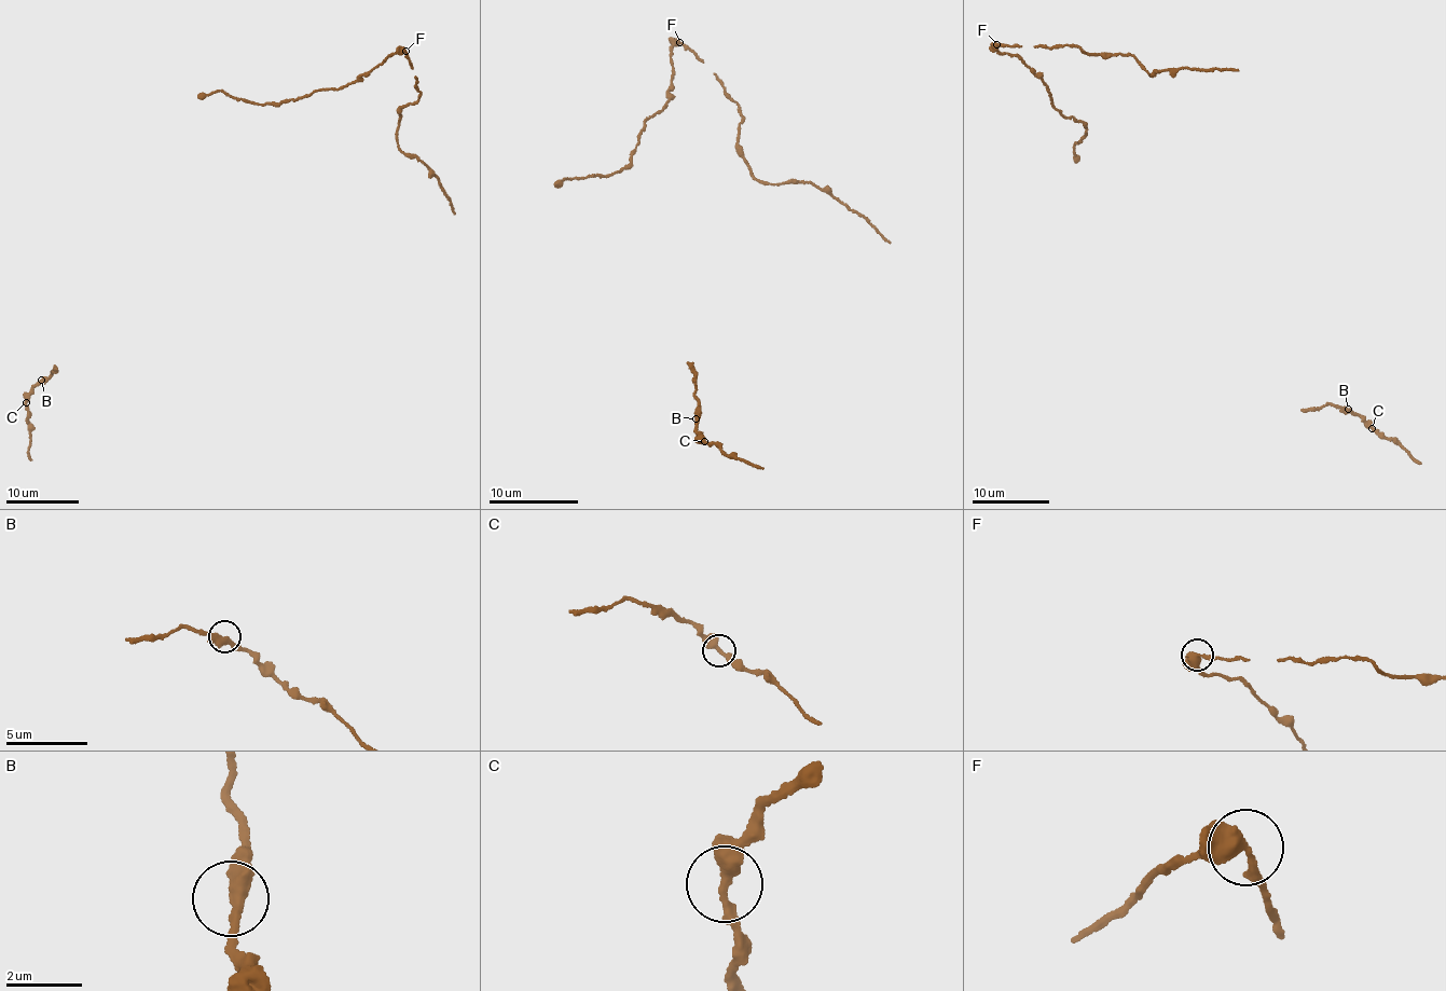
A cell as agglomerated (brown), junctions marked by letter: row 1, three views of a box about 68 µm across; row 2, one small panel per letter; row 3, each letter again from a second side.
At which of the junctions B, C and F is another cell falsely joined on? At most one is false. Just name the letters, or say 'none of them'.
none of them

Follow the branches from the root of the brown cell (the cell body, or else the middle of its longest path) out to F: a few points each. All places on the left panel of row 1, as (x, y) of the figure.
F: (240, 98), (251, 104), (279, 104), (318, 91), (342, 87), (383, 63), (389, 55), (405, 51)

